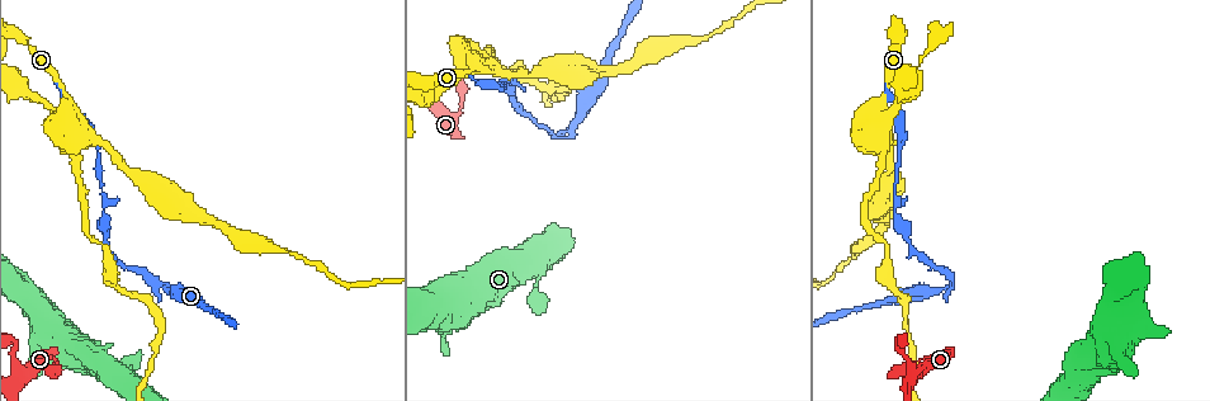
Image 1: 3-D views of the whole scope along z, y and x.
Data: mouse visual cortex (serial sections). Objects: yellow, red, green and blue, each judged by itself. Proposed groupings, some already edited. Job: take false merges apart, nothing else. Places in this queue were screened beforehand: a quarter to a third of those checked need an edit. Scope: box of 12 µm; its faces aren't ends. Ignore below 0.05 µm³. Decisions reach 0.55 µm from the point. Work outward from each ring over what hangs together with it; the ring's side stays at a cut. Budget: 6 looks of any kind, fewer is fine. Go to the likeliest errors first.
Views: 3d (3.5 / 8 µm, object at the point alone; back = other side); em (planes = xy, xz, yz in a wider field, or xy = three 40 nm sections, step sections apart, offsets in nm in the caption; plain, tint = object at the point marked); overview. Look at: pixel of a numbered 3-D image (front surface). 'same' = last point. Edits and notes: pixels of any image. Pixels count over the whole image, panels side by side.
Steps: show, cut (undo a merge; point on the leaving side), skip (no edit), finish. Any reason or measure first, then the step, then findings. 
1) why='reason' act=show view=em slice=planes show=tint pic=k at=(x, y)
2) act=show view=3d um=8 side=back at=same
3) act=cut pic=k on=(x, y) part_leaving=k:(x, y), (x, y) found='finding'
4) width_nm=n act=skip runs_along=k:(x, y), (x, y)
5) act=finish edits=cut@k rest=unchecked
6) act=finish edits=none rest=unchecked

act=show view=3d um=3.5 pic=1 at=(166, 290)

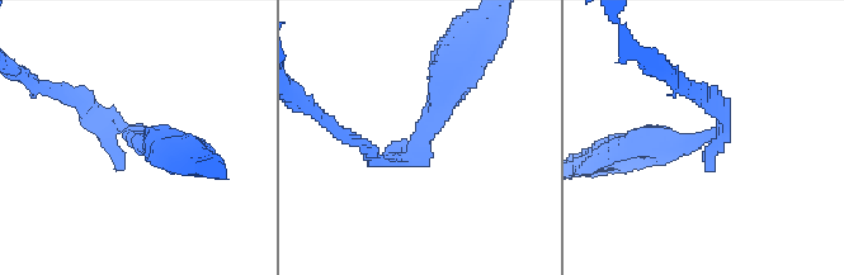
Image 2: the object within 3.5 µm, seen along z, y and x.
arm_widths_nm=150,400 act=show view=em slice=planes show=tint pic=2 at=(422, 135)

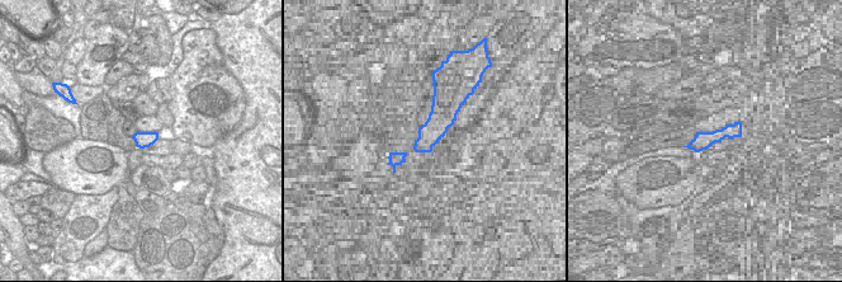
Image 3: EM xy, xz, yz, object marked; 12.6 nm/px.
width_nm=200 act=cut pic=2 on=(725, 104) part_leaving=2:(722, 131), (707, 96), (670, 76) found='a second cell is stuck on'

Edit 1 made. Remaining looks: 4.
why='looks like a crossing' act=show view=3d um=3.5 pic=1 at=(23, 372)

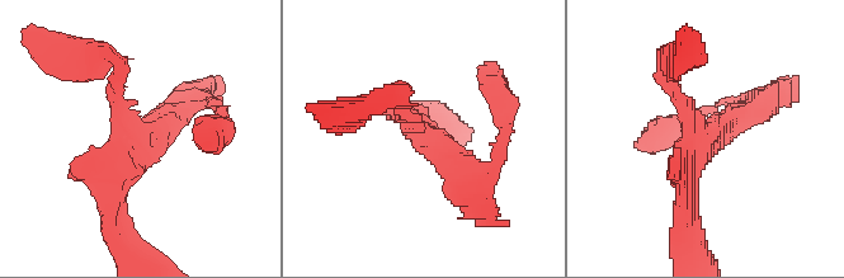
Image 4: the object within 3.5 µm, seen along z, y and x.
arms=4 arm_widths_nm=150,250,250,300 act=show view=em slice=xy step=2 show=tint pic=4 at=(703, 136)

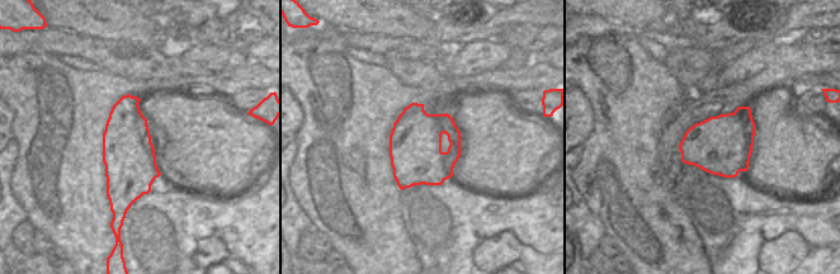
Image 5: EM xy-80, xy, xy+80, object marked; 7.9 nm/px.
act=skip runs_along=4:(462, 189), (400, 114), (404, 89) found='all the same cell'

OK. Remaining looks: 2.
why='small branch off a trunk' act=show view=3d um=3.5 pic=1 at=(66, 106)

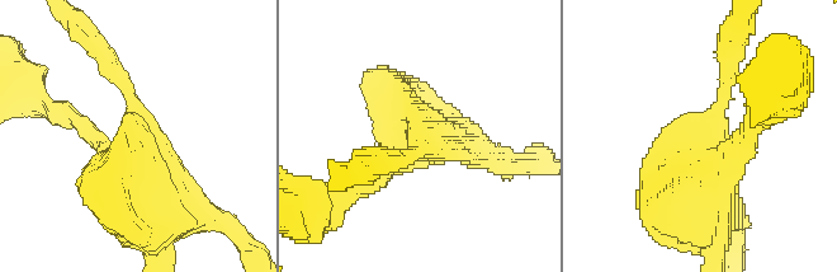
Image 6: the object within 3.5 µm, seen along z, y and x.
why='need the tissue' act=show view=em slice=planes show=tint pic=6 at=(707, 132)

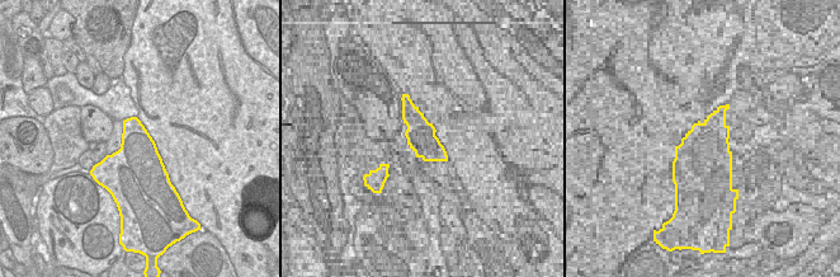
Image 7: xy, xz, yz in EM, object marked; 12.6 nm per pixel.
act=cut pic=6 on=(709, 251) found='two cells meet here'

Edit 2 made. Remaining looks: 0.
act=finish edits=cut@2,cut@6 rest=unchecked

